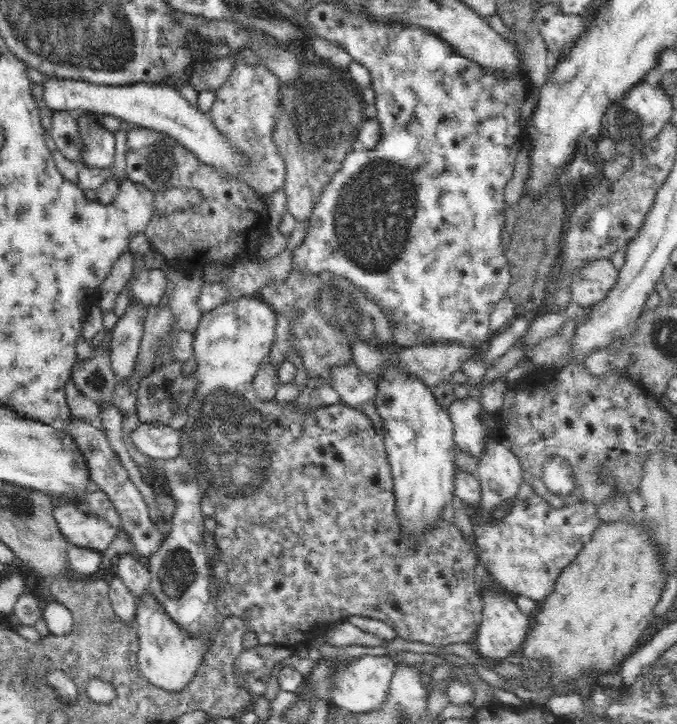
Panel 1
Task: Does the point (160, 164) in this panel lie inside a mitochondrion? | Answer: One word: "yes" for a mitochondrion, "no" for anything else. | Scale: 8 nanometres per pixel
yes

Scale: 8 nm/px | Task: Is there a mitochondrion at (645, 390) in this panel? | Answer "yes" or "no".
no

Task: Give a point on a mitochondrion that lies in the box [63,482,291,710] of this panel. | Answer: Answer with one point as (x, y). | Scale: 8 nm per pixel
(180, 574)

